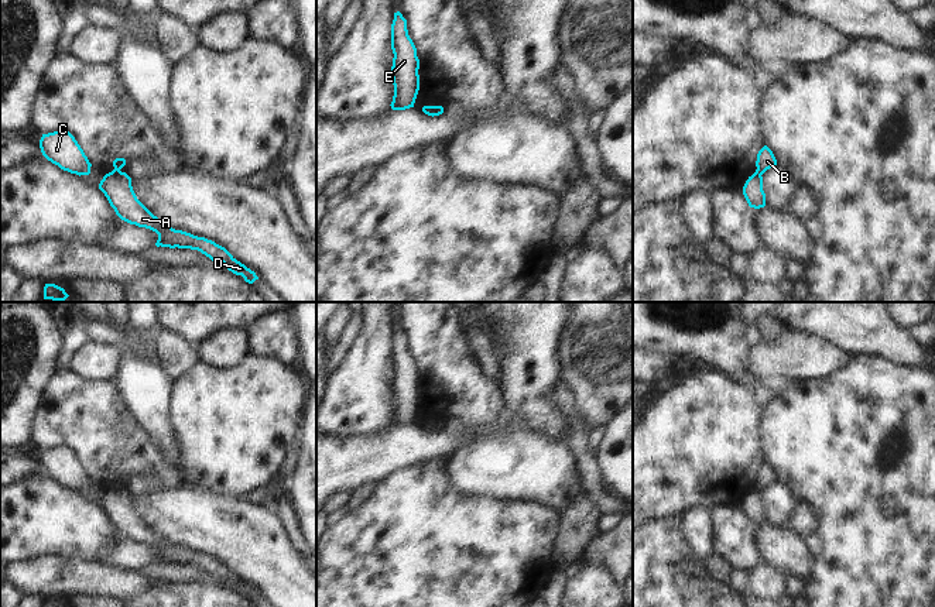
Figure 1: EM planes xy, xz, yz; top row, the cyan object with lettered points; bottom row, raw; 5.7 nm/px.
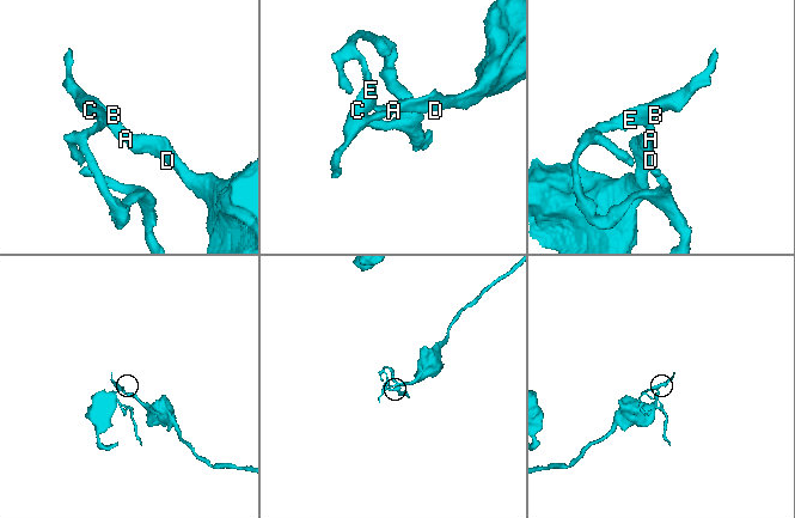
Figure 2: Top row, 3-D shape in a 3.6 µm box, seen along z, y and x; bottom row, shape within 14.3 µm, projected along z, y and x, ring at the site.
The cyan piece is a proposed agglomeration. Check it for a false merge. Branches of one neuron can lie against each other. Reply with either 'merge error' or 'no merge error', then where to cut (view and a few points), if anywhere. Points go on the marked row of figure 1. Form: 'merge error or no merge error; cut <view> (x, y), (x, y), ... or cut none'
merge error; cut xy (120, 171), (112, 172)

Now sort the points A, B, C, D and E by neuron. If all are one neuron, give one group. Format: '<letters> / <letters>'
A D / B C E

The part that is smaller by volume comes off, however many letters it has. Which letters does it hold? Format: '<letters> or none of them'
B, C, E

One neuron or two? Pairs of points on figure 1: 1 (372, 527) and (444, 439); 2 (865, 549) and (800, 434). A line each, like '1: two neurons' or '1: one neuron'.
1: two neurons
2: one neuron

